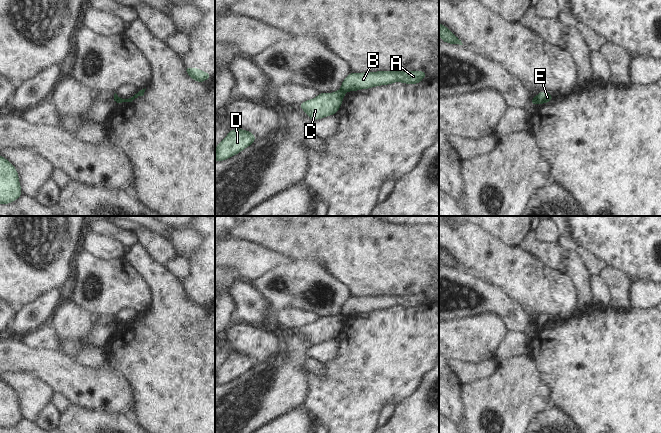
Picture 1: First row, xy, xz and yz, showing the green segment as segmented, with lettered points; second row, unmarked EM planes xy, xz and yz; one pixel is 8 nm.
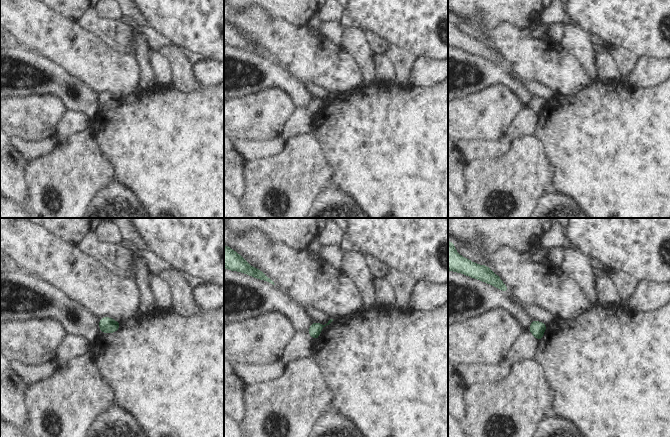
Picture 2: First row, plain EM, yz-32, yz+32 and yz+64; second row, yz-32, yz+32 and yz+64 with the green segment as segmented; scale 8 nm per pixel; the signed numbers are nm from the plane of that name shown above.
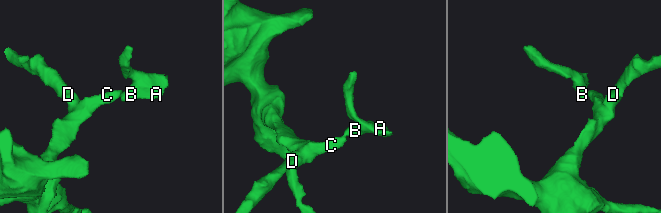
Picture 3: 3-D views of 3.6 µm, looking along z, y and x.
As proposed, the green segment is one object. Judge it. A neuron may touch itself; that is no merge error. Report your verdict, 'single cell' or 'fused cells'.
fused cells

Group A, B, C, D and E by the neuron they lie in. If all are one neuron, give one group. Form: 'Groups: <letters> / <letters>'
Groups: A B / C D E.

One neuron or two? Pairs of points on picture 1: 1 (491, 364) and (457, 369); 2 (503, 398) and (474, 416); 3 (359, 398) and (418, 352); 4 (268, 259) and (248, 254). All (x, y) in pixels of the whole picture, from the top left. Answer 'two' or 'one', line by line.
1: one
2: one
3: one
4: one

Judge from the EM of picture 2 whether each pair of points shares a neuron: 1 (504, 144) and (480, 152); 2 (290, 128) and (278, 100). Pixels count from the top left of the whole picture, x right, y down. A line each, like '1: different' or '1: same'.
1: same
2: different

